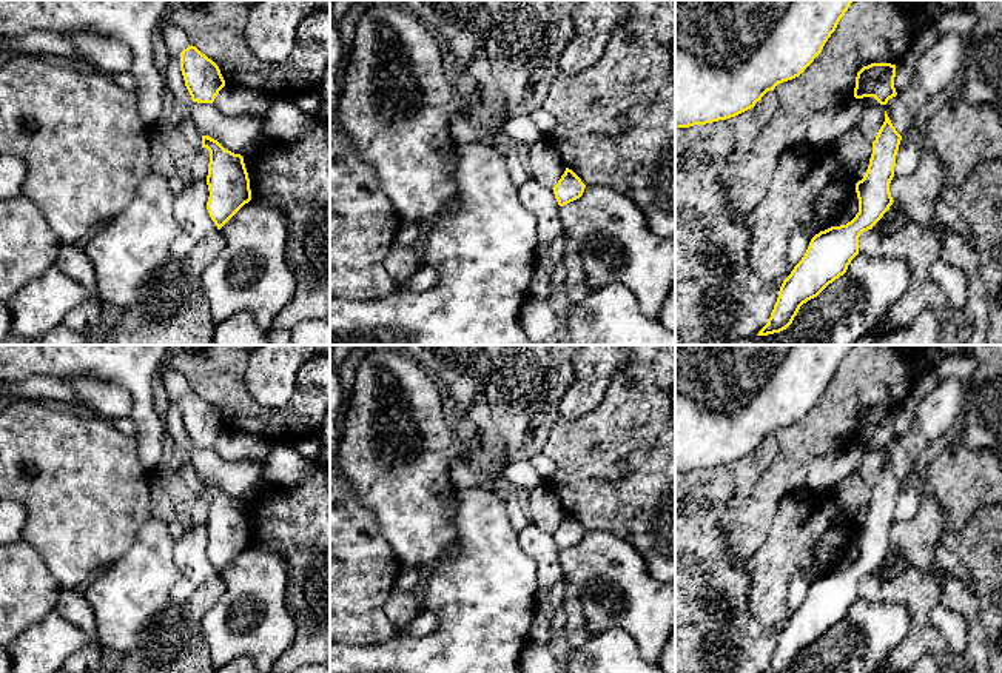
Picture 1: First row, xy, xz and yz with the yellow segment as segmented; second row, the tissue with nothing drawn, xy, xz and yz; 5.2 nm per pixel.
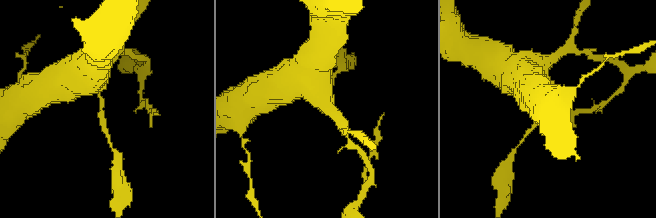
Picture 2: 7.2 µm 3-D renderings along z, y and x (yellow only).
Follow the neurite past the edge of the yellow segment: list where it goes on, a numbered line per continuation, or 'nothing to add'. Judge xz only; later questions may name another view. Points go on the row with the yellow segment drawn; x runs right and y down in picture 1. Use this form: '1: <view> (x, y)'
nothing to add

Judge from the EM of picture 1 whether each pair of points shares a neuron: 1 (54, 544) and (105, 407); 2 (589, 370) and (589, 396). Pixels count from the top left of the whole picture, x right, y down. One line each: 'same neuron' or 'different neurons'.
1: different neurons
2: same neuron

